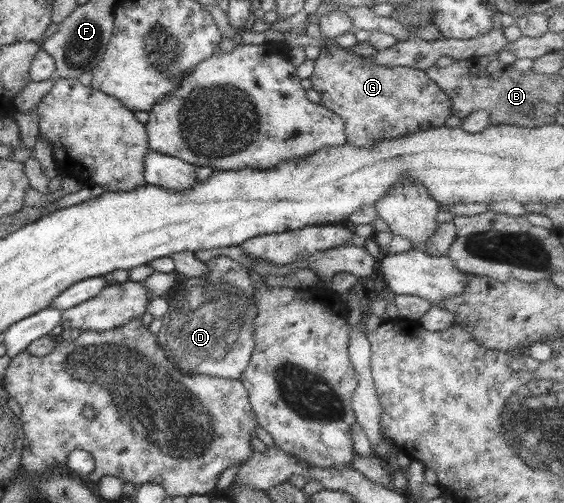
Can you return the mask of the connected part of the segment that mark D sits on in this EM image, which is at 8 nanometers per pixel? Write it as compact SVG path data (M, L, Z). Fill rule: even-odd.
M215 256L205 261L208 270L201 277L181 277L176 286L166 294L168 310L163 315L163 326L156 334L158 344L166 357L176 365L182 375L206 374L228 379L239 379L254 353L254 319L258 315L256 308L254 273L242 263L228 256Z

